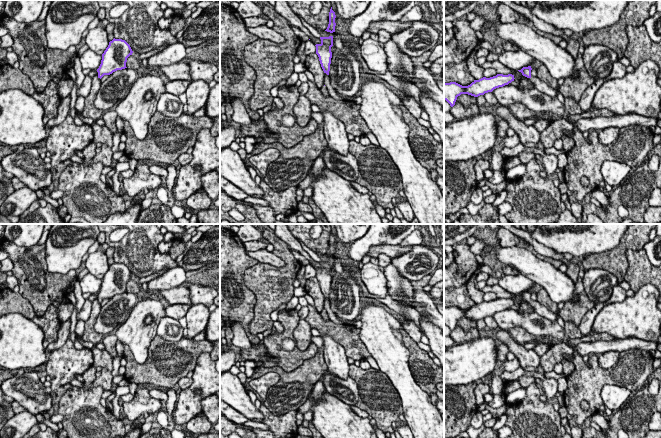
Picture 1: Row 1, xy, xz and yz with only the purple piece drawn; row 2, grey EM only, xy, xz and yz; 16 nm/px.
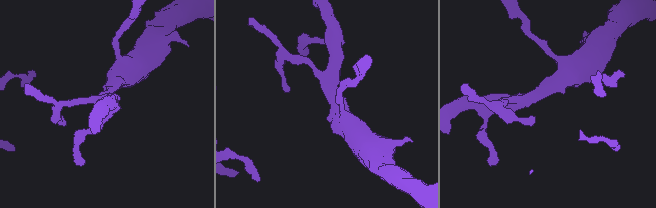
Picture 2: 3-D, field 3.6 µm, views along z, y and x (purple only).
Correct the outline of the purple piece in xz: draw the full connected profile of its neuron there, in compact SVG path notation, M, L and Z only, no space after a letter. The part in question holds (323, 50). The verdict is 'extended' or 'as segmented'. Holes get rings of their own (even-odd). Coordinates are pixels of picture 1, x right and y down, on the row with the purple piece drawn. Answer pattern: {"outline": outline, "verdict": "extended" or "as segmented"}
{"outline": "M333 36L320 37L321 43L316 44L316 54L319 57L321 67L327 75L329 75L330 64L332 58L331 47L333 46Z", "verdict": "as segmented"}

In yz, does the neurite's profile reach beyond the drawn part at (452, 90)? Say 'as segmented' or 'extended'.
as segmented

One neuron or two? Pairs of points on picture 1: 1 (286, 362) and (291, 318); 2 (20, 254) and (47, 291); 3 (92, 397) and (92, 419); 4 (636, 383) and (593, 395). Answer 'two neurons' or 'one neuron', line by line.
1: one neuron
2: one neuron
3: one neuron
4: one neuron

